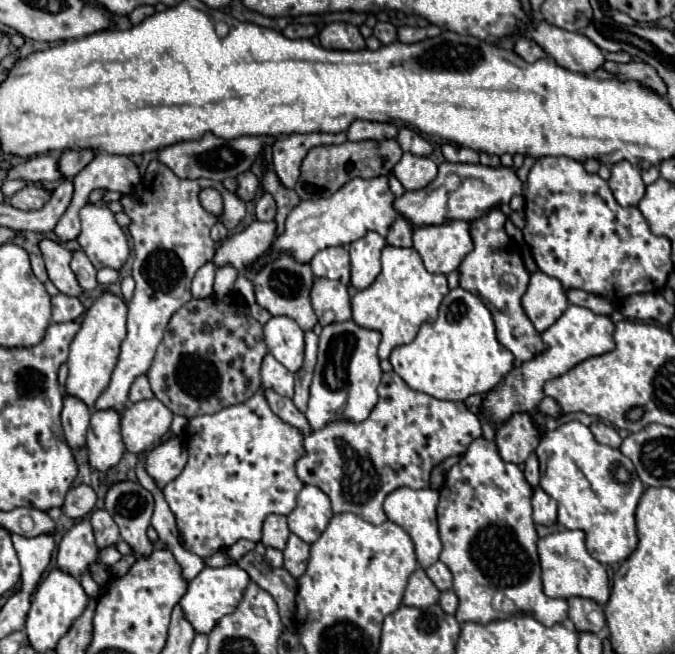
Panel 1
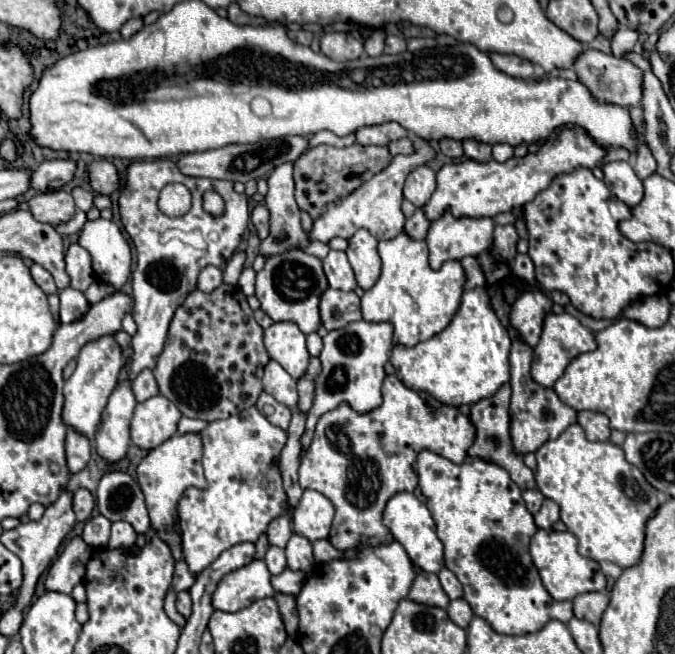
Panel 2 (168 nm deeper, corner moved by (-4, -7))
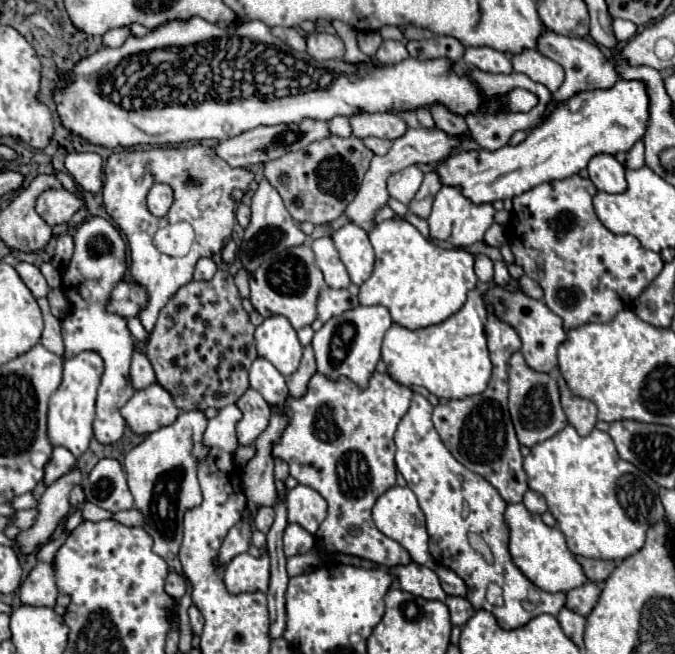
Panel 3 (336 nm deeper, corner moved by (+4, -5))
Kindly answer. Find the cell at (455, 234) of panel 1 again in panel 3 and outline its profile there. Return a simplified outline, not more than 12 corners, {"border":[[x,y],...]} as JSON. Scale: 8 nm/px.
{"border":[[444,185],[428,217],[430,237],[458,247],[484,239],[490,203]]}

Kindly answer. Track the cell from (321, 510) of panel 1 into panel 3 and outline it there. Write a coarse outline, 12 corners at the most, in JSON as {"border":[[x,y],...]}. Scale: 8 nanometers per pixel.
{"border":[[306,485],[286,497],[288,523],[316,533],[326,499]]}

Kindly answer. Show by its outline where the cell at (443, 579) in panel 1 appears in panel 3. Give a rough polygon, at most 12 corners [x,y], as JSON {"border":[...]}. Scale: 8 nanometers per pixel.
{"border":[[448,567],[436,569],[448,595],[466,597],[466,583]]}

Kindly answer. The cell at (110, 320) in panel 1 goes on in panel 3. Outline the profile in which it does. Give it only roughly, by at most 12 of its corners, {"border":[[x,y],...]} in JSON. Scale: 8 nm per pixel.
{"border":[[102,357],[64,361],[48,441],[80,457],[92,437]]}

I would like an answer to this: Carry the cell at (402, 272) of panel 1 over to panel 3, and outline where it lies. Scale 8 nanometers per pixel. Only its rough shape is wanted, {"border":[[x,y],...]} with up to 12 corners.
{"border":[[400,215],[368,235],[362,305],[408,329],[436,325],[476,287],[472,253]]}

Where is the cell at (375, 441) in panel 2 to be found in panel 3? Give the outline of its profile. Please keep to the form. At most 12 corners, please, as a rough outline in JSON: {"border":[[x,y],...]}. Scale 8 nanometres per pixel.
{"border":[[316,371],[272,445],[328,501],[320,551],[410,563],[374,527],[410,387]]}

